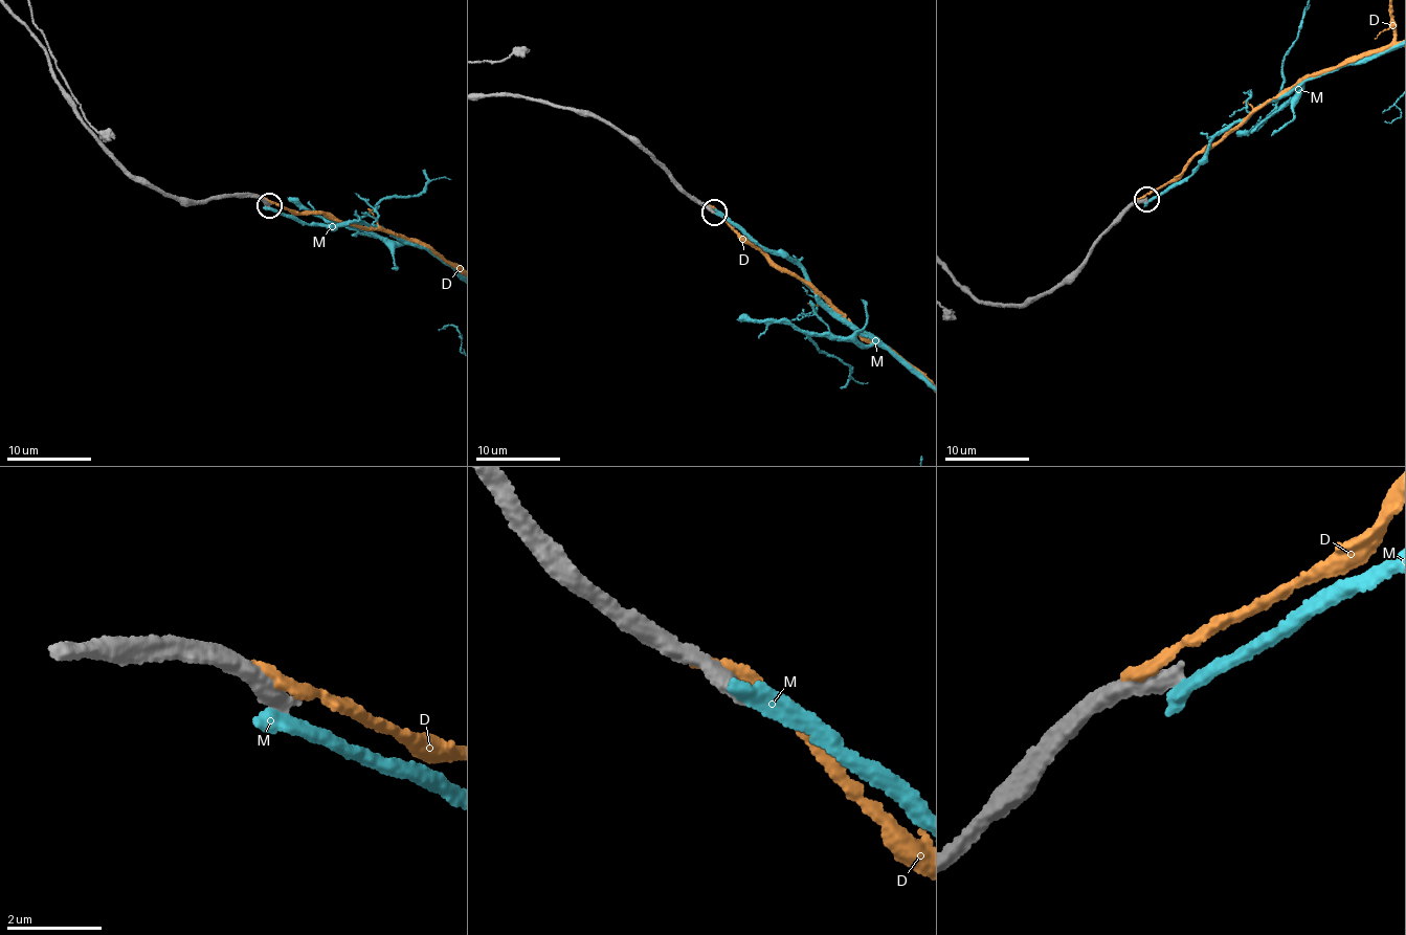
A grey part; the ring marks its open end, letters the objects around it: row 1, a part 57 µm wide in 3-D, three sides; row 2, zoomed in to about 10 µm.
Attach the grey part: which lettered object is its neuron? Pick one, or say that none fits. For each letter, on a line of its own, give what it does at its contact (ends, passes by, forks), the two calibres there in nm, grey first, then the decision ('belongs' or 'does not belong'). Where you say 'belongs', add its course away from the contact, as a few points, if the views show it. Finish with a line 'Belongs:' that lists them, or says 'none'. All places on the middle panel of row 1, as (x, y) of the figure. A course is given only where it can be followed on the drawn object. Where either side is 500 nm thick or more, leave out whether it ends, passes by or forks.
D: it ends; calibres 480 and 280 nm; does not belong
M: it ends; calibres 400 and 360 nm; does not belong
Belongs: none

